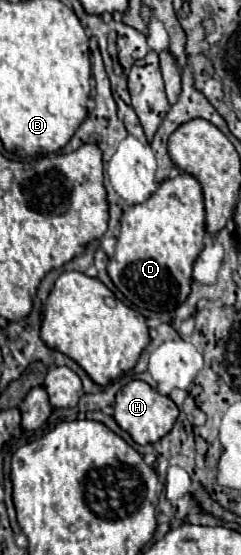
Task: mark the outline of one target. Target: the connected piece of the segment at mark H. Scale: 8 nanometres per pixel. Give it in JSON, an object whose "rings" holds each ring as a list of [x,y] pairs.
{"rings":[[[132,380],[131,383],[127,383],[119,393],[117,393],[117,401],[113,405],[113,417],[117,421],[117,425],[127,431],[131,435],[131,439],[139,445],[147,445],[147,443],[155,443],[159,441],[161,437],[165,437],[177,415],[179,415],[179,409],[177,405],[165,397],[165,395],[159,395],[155,389],[151,389],[145,381]]]}

